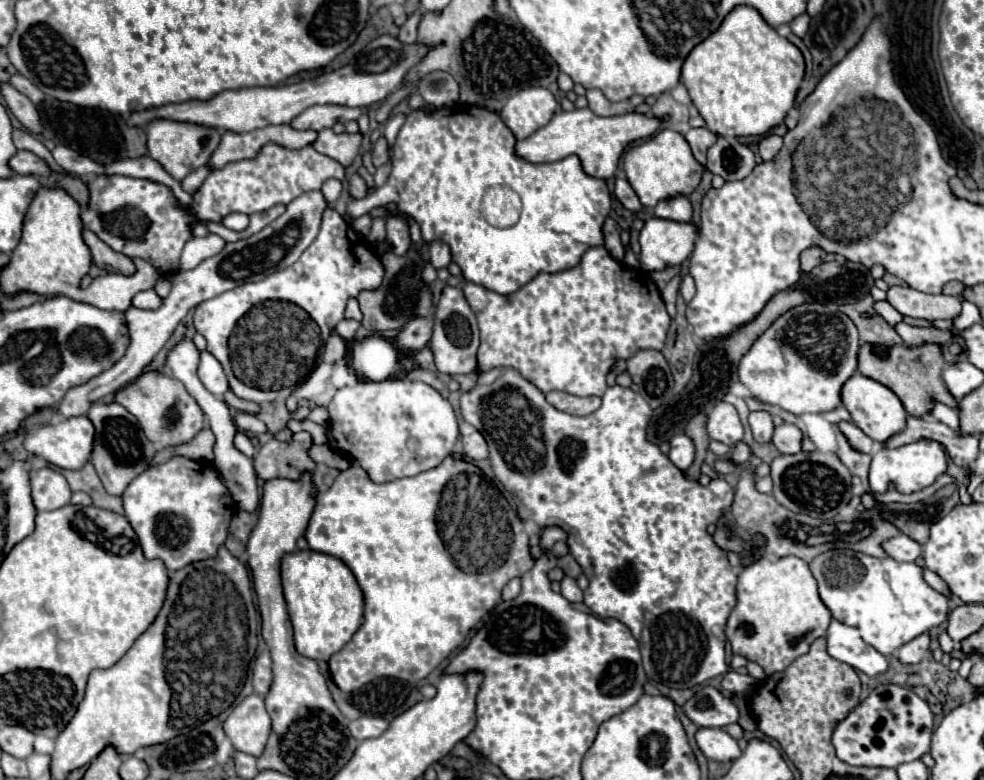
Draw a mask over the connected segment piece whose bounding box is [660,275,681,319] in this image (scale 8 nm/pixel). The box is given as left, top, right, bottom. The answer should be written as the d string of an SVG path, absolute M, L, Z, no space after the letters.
M677 275L669 283L667 283L667 285L662 290L660 290L666 310L672 319L676 315L676 300L680 282L681 276Z

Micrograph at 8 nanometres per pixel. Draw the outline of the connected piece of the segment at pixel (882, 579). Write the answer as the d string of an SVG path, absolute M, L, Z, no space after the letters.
M827 551L827 553L813 557L813 561L809 563L809 569L811 569L813 577L817 579L821 601L831 611L831 615L845 625L857 627L861 631L861 637L883 655L891 655L903 643L911 641L913 637L921 635L923 631L929 631L935 625L941 625L947 619L947 613L949 613L949 607L945 603L947 597L937 593L923 581L923 569L915 563L899 563L891 557L877 559L877 557L865 555L865 553L851 555L849 551L845 551L845 553Z

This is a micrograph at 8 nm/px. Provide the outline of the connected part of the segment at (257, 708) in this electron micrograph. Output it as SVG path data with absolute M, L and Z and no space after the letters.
M255 693L245 697L227 717L223 729L237 751L259 757L271 731L271 719L265 711L265 699Z

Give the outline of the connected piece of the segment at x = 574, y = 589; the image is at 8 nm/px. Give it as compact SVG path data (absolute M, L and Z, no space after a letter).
M563 577L561 595L571 603L581 603L583 601L583 591L579 589L579 585L577 585L577 581L573 577Z

